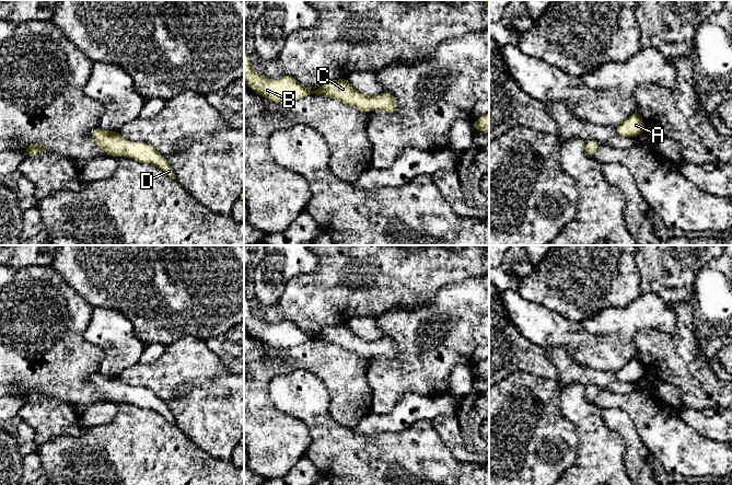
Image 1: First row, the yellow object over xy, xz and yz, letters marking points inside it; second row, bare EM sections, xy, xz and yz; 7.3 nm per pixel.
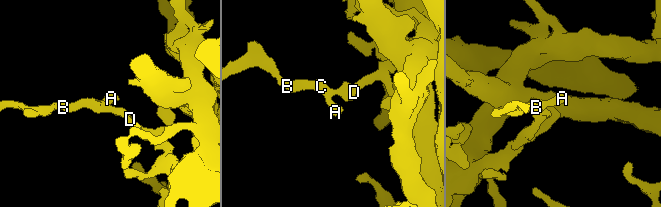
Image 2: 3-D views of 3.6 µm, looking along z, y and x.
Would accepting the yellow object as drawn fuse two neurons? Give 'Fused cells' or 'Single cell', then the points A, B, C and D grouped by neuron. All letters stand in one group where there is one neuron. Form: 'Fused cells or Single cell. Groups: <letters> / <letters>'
Single cell. Groups: A B C D

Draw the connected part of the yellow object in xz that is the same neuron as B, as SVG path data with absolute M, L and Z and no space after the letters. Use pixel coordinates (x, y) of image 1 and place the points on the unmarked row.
M245 291L244 322L248 333L276 348L288 348L307 340L324 340L352 351L360 357L383 355L395 358L398 355L398 350L390 337L382 337L379 340L365 340L355 335L347 324L324 327L315 336L309 335L293 322L287 320L278 324L268 324L252 313Z

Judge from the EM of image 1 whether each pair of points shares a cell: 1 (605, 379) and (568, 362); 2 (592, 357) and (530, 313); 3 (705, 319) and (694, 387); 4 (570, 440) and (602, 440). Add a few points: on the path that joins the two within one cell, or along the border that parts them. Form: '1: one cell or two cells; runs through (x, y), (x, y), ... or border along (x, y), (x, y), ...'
1: one cell; runs through (596, 378), (587, 377), (577, 371)
2: one cell; runs through (578, 341), (566, 333), (546, 328)
3: two cells; border along (694, 328), (697, 335), (698, 354), (710, 366)
4: two cells; border along (566, 417), (578, 438), (571, 464)

